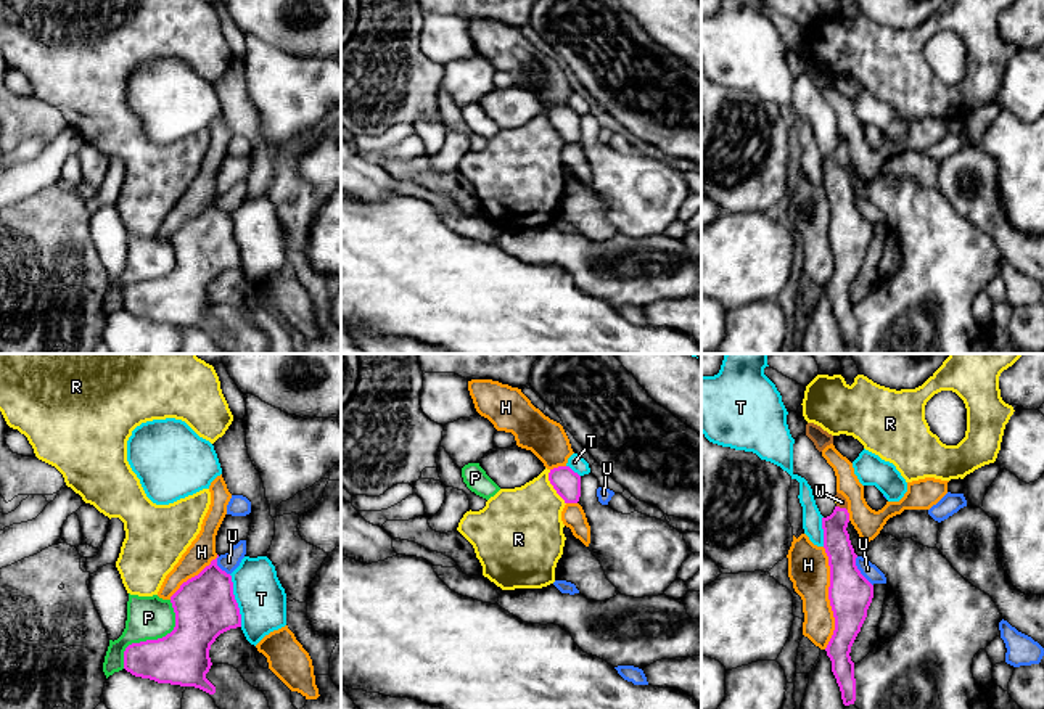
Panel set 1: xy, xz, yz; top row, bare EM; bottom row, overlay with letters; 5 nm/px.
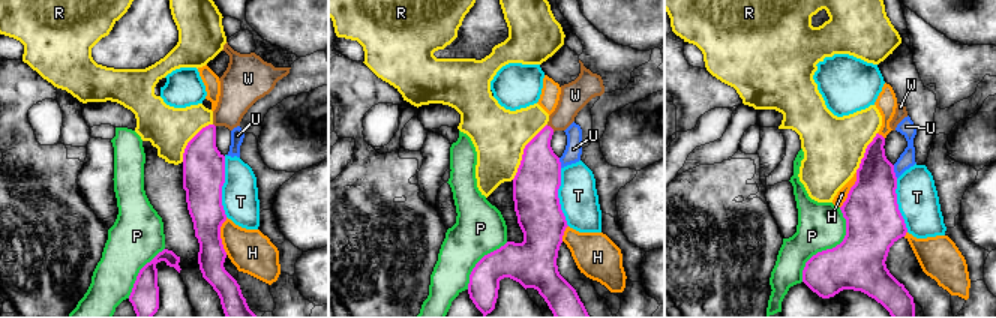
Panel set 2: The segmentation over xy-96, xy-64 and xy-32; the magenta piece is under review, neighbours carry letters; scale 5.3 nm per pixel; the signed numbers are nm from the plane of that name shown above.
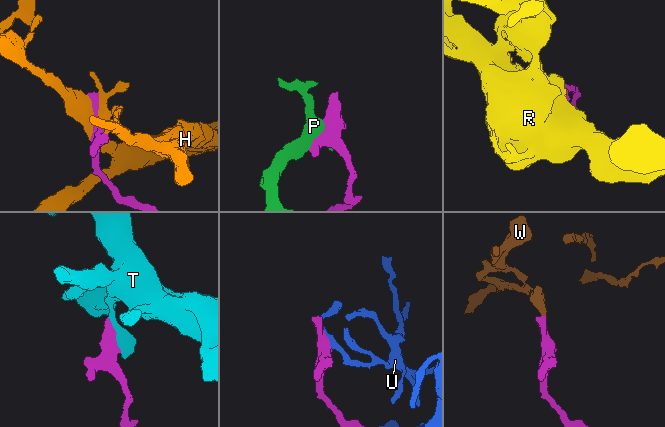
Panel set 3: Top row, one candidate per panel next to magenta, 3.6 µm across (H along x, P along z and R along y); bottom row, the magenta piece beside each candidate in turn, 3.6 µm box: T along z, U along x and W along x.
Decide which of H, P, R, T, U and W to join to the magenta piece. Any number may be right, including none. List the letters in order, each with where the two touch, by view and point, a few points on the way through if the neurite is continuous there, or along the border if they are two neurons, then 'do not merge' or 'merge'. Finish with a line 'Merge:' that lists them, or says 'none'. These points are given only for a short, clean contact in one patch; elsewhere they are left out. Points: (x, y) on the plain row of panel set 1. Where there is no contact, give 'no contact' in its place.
H: contact yz (829, 238); do not merge
P: contact xy (153, 280); do not merge
R: contact xz (554, 127); border xz (549, 110), (549, 122), (565, 143); do not merge
T: contact xy (235, 240); do not merge
U: contact yz (859, 211); do not merge
W: contact yz (842, 148); way yz (842, 198), (838, 188), (842, 148), (842, 142); merge
Merge: W

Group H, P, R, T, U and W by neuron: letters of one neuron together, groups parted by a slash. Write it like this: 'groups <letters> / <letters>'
groups H / P T / R / U / W

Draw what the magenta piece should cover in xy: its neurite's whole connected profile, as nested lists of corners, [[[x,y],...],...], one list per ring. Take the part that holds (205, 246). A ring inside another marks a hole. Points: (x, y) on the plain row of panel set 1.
[[[211,201],[171,236],[175,267],[158,280],[132,283],[124,291],[124,309],[158,323],[195,326],[209,334],[216,326],[206,318],[216,278],[241,267],[232,215]]]

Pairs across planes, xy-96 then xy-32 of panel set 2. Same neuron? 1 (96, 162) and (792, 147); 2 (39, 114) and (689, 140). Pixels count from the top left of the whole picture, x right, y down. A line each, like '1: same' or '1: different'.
1: different
2: same

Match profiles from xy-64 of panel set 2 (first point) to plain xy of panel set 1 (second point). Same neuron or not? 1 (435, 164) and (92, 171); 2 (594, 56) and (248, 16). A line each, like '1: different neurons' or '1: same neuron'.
1: same neuron
2: different neurons

